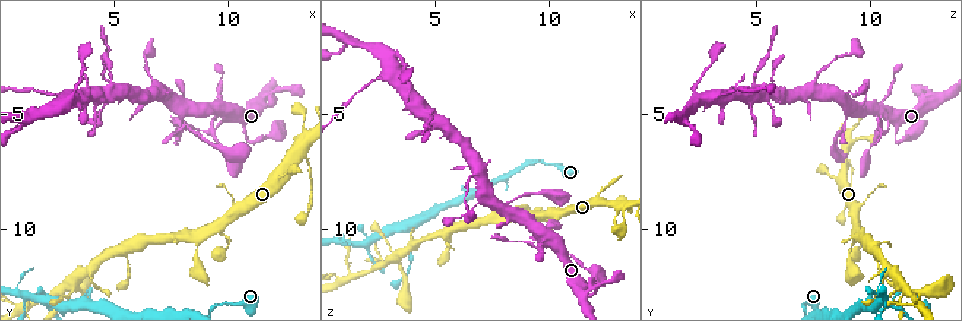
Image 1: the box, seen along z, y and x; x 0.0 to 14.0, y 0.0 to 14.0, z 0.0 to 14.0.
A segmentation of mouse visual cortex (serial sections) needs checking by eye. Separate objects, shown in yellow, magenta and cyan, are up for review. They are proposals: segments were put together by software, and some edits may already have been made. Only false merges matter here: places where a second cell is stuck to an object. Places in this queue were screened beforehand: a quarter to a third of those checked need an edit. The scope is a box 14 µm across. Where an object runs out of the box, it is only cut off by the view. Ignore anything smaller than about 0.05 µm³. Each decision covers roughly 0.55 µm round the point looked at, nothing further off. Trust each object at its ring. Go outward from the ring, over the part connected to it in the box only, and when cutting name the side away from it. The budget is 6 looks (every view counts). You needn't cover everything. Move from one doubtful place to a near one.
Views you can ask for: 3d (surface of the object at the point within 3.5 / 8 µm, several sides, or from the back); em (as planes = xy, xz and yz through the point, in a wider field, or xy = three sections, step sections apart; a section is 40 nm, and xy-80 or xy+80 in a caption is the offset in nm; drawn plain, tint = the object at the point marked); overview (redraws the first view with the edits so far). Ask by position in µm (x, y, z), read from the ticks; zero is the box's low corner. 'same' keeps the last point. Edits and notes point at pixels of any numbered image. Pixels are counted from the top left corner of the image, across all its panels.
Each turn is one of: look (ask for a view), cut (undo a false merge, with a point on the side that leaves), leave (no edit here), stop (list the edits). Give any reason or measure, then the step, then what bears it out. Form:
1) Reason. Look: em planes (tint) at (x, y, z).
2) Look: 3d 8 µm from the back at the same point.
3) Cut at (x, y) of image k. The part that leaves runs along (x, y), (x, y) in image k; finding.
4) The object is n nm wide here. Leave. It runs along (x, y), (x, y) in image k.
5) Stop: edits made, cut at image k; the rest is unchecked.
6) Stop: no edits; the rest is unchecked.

Side arm on a straight run. Look: 3d 3.5 µm from the back at (8.0, 4.9, 9.0).

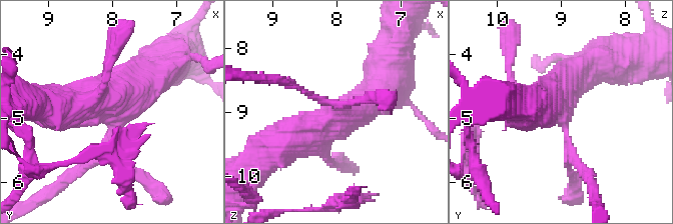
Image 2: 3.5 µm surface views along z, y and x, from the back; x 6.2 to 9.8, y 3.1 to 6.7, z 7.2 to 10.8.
Look: em planes (tint) at (8.00, 4.90, 9.00).

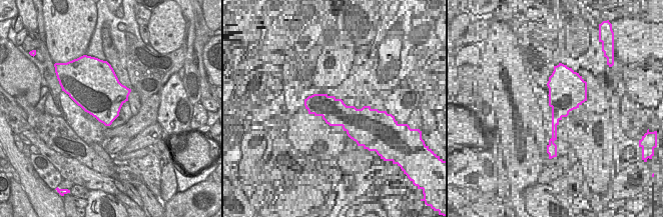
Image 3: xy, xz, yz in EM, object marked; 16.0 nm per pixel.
Leave. It runs along (275, 149), (359, 110), (383, 87) in image 2; all the same cell.

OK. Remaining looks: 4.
A narrow waist. Look: 3d 8 µm at (9.4, 5.6, 10.9).

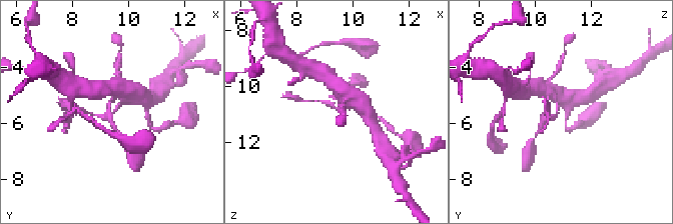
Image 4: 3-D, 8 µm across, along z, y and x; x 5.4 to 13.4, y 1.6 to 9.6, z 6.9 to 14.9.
The arms are 100, 250 nm wide. Look: em xy step 5 (tint) at (9.4, 5.6, 10.8).

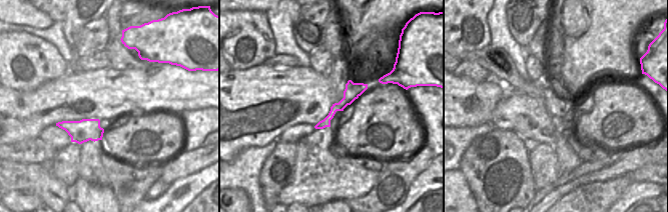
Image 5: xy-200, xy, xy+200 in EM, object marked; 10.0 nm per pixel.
Leave. It runs along (365, 86), (357, 89), (318, 126) in image 5; one cell here.

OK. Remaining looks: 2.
A fork. Look: 3d 8 µm at (4.0, 13.3, 9.8).

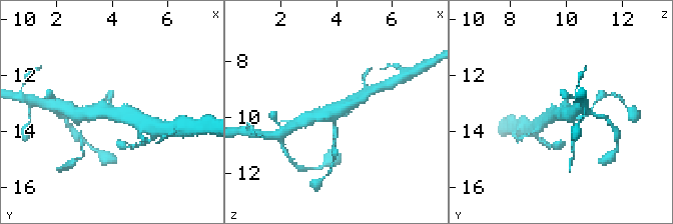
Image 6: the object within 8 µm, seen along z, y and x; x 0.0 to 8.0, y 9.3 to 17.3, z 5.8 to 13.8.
Closer look. Look: 3d 3.5 µm from the back at (3.9, 13.4, 9.7).

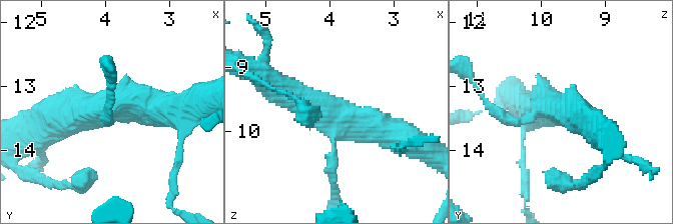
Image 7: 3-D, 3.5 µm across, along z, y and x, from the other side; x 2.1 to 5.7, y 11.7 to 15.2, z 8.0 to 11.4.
3 arms meet here. Leave. It runs along (276, 83), (326, 117), (397, 135) in image 7; continuous, no second cell.

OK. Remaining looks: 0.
Stop: no edits; the rest is unchecked.

